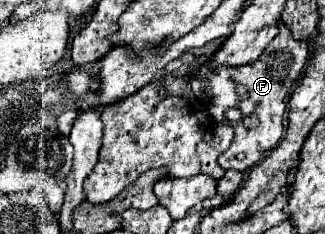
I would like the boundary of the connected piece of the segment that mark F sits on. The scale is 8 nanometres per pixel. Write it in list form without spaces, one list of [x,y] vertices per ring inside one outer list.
[[[285,23],[279,25],[277,37],[267,45],[263,55],[247,67],[219,67],[207,79],[191,79],[193,95],[197,97],[201,109],[205,109],[215,123],[229,123],[223,113],[229,107],[237,107],[243,117],[233,125],[235,139],[231,147],[219,155],[219,165],[223,169],[249,171],[261,159],[265,159],[279,143],[283,135],[283,115],[285,115],[285,97],[301,75],[309,59],[309,49],[305,41],[293,39]]]

